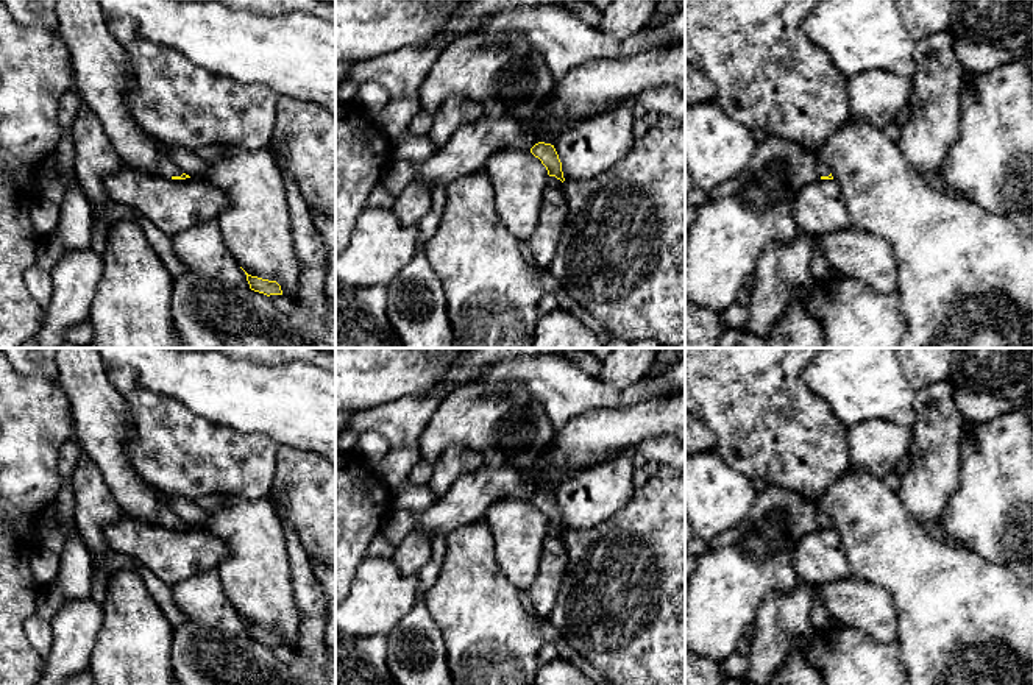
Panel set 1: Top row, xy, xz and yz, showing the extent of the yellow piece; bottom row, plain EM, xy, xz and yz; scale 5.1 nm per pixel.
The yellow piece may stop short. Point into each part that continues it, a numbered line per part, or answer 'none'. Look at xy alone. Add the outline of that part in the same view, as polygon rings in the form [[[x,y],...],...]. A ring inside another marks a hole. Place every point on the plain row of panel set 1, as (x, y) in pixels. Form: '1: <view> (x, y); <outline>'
1: xy (166, 517); [[[165,501],[159,502],[158,515],[156,515],[156,524],[172,527],[172,526],[181,526],[183,521],[179,516],[169,507]]]

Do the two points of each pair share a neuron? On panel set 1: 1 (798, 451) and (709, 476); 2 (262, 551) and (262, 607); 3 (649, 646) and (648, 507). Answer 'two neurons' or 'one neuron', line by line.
1: two neurons
2: one neuron
3: one neuron

